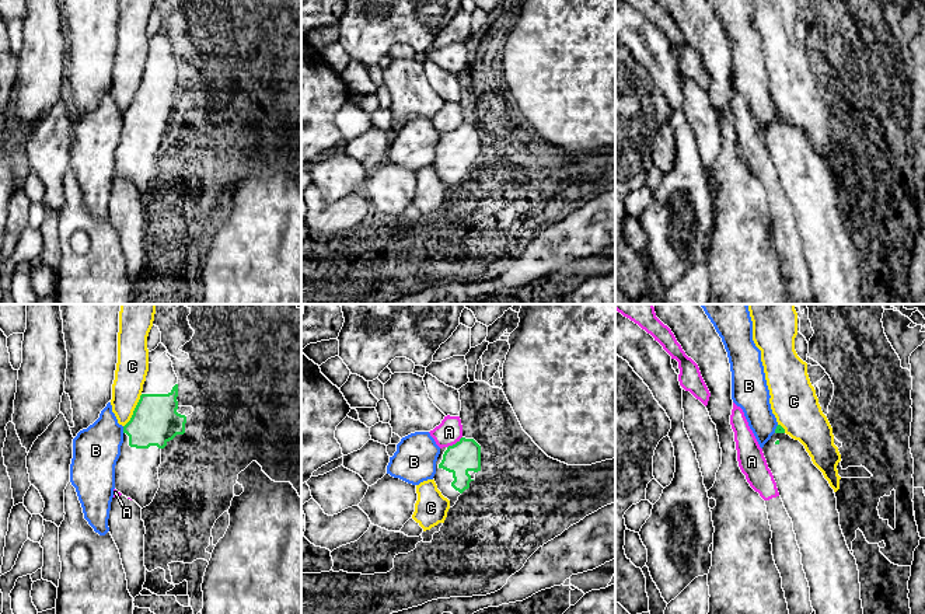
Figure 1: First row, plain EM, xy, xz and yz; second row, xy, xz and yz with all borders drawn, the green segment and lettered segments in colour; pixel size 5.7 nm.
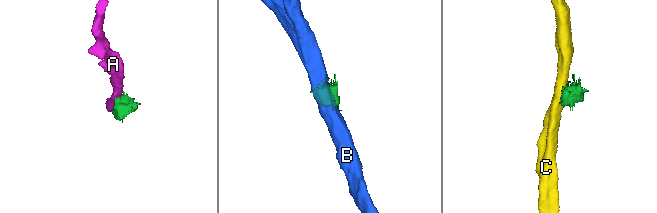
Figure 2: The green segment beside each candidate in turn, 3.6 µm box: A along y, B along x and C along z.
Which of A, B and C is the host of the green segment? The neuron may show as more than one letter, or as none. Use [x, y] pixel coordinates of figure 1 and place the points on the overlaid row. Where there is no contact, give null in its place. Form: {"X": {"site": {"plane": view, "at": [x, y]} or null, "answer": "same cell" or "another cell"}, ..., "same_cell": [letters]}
{"A": {"site": {"plane": "xz", "at": [456, 443]}, "answer": "another cell"}, "B": {"site": {"plane": "xy", "at": [124, 429]}, "answer": "another cell"}, "C": {"site": {"plane": "xy", "at": [133, 411]}, "answer": "another cell"}, "same_cell": []}

